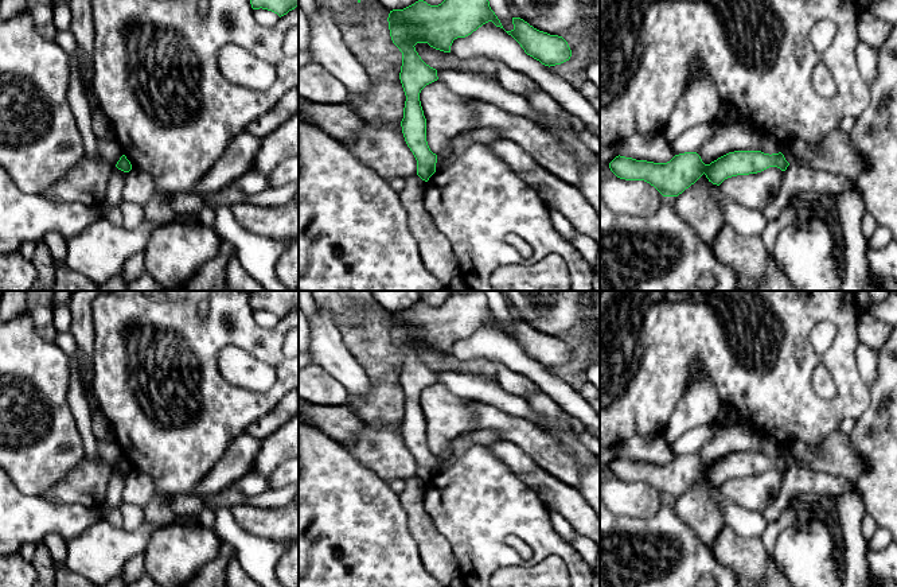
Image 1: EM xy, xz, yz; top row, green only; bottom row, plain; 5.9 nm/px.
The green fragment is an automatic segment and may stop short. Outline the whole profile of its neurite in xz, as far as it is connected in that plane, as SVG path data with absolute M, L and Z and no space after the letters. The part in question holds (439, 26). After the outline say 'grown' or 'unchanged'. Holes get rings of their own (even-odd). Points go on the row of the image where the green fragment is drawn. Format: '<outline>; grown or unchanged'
M418 0L403 9L390 11L387 22L391 40L402 53L399 79L406 96L402 133L417 160L417 175L428 182L436 172L437 155L426 141L426 118L420 93L438 77L414 46L428 43L436 50L451 53L455 39L471 35L483 24L492 22L496 27L503 26L488 0L444 0L438 5Z; unchanged

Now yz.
M761 151L729 152L710 164L705 164L697 152L675 155L667 163L636 160L620 155L609 163L611 171L617 178L644 180L663 197L678 197L703 174L709 182L719 186L732 176L757 174L769 167L785 171L788 166L789 163L781 152L769 155Z; unchanged

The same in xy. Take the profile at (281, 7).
M250 0L253 9L268 9L280 18L299 5L299 0Z; unchanged

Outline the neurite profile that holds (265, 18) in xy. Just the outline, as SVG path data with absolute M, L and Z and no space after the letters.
M262 8L254 9L253 16L257 20L257 23L265 27L272 27L280 19L277 13Z

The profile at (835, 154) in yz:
M839 129L828 133L815 145L810 145L802 139L784 144L781 153L789 164L796 163L850 179L855 179L866 166L849 133Z

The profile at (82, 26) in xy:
M69 0L67 8L73 13L70 26L77 46L82 50L85 59L79 69L82 81L87 85L93 83L93 48L94 48L94 19L91 9L93 0Z

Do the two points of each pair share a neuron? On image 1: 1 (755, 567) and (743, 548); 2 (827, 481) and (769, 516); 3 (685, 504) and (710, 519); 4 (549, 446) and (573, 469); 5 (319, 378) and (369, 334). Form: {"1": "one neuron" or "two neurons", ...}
{"1": "one neuron", "2": "one neuron", "3": "one neuron", "4": "one neuron", "5": "two neurons"}

